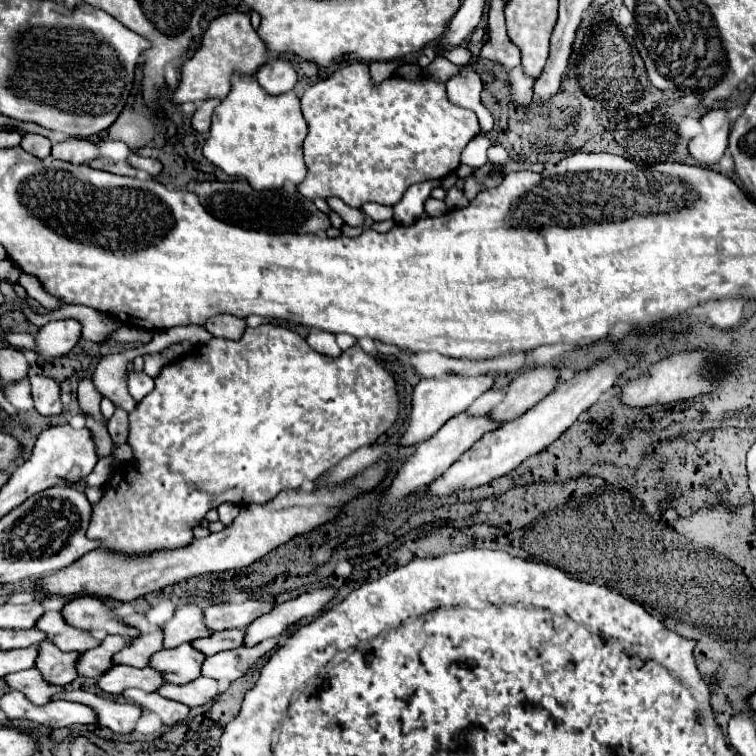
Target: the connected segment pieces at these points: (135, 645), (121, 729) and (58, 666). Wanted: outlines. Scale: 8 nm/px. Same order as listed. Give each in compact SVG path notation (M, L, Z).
M135 613L131 617L123 619L125 625L131 625L135 629L139 629L139 637L133 637L131 643L113 655L113 663L115 665L131 665L131 667L145 667L149 663L149 657L157 651L163 649L161 641L161 627L159 625L151 625L143 615Z
M75 689L61 691L51 697L51 701L59 701L59 699L89 705L97 715L97 723L109 727L115 733L131 733L135 729L137 719L141 717L141 707L137 707L133 703L103 699L103 697L97 697L95 693L81 691L81 689L79 691L75 691Z
M41 641L35 669L39 669L43 679L51 685L69 685L77 677L77 671L73 669L73 661L77 661L77 657L79 653L63 653L53 643Z

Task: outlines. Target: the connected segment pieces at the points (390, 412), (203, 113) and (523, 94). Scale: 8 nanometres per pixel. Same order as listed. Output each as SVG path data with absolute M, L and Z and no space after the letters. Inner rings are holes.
M263 323L257 329L247 327L239 341L211 339L207 345L199 345L189 355L177 359L177 363L165 365L161 373L155 377L155 389L147 397L143 397L137 403L137 407L129 413L127 443L131 445L133 457L137 459L131 463L121 463L121 467L117 467L111 473L109 481L103 485L101 499L93 503L87 537L97 539L101 543L101 549L105 551L125 553L129 557L187 547L193 541L193 529L201 523L201 519L209 509L217 509L221 503L233 503L233 505L265 503L285 489L297 489L305 479L317 481L329 467L339 463L343 457L347 457L355 449L375 443L377 437L383 435L395 421L397 405L399 405L399 397L397 397L397 389L391 373L385 371L371 355L361 351L361 347L357 345L343 351L341 357L329 361L329 357L321 357L319 353L313 353L307 341L299 337L295 331L281 325L271 325L271 323Z
M207 99L207 101L201 103L201 107L195 111L195 115L193 115L193 119L191 119L191 123L193 123L193 127L195 127L197 131L201 131L201 133L207 133L207 131L209 131L213 111L215 111L215 107L217 107L219 103L221 103L219 99Z
M521 67L509 71L509 99L517 109L525 109L531 103L533 81L521 73Z

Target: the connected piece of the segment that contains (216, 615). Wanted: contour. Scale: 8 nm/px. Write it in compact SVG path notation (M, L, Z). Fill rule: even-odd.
M245 599L239 603L221 603L211 605L203 609L203 621L205 627L211 631L225 631L225 629L243 629L255 617L265 615L269 609L273 609L273 603L257 601L257 599Z

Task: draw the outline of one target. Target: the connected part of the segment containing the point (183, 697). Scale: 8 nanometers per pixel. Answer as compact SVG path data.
M197 677L191 683L185 685L161 685L155 693L159 693L161 697L179 701L187 707L199 707L205 705L209 701L213 701L217 697L217 681L213 679L205 679L205 677Z

